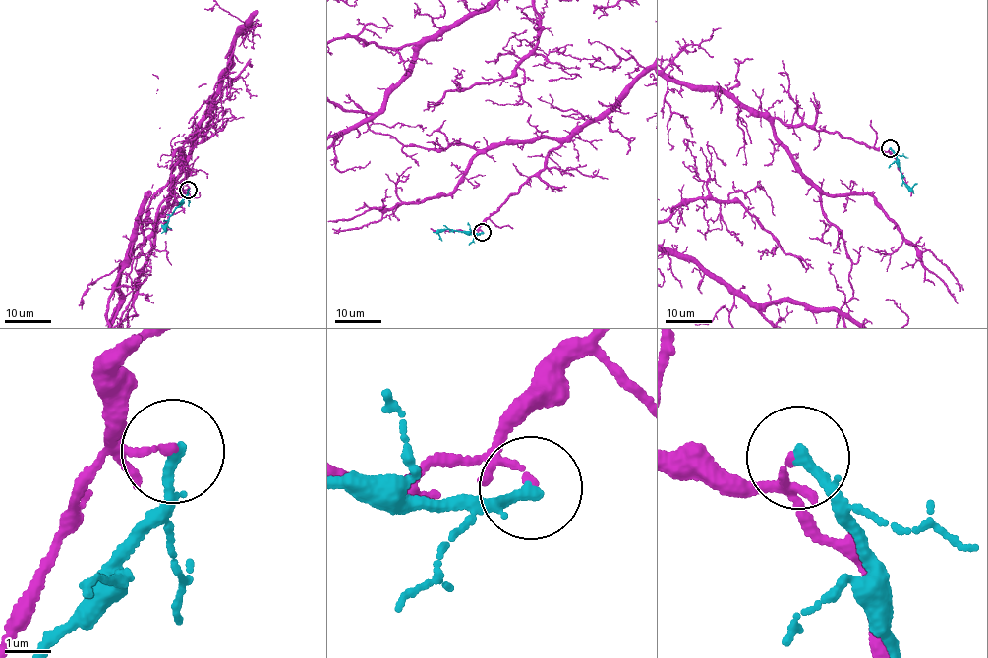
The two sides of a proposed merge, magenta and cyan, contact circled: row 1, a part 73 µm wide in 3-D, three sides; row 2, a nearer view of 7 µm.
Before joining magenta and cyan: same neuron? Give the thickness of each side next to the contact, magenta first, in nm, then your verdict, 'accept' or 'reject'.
160 nm thick on the magenta side, 240 nm on the other; reject

